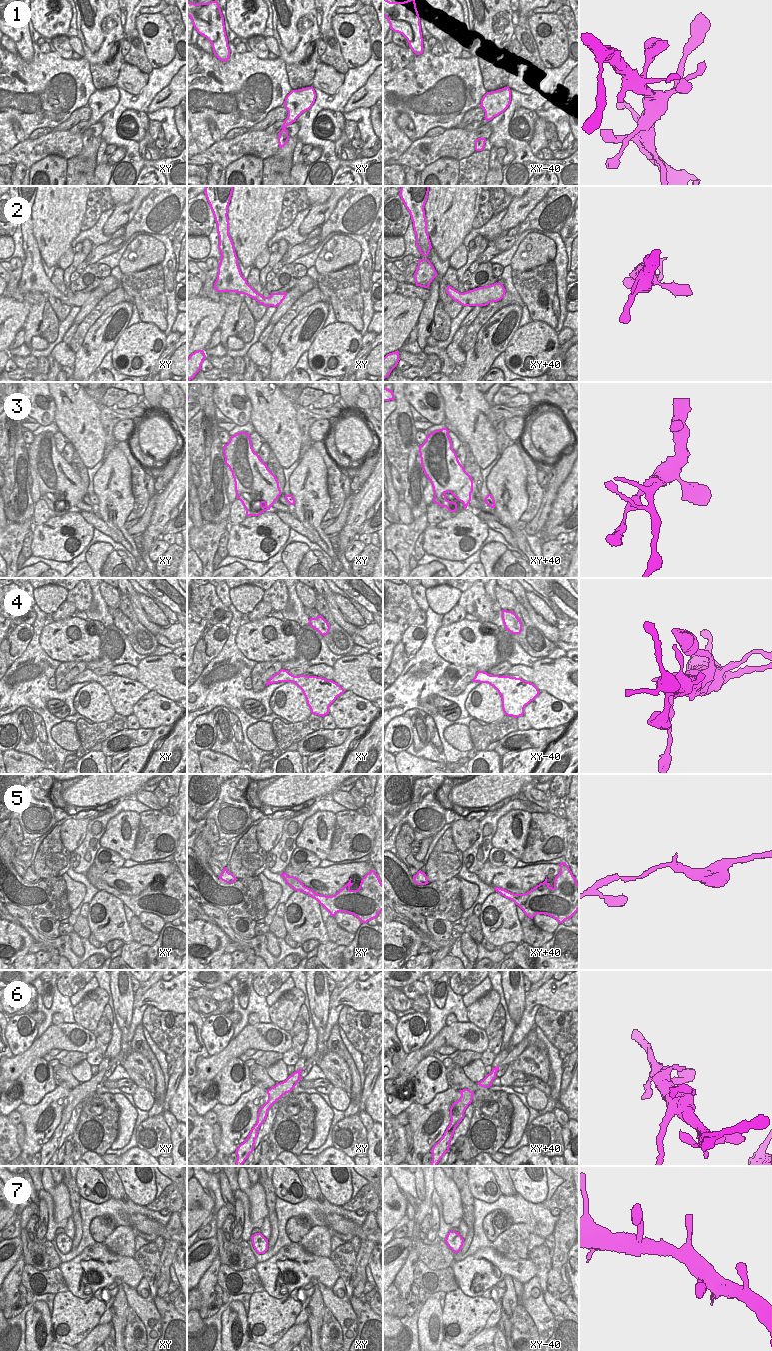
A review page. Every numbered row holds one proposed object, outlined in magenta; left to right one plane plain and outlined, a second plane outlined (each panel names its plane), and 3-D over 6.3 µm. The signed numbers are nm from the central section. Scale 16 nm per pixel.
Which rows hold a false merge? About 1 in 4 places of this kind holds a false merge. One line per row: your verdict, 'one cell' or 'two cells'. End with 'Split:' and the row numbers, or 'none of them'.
1: one cell
2: one cell
3: one cell
4: one cell
5: one cell
6: one cell
7: one cell
Split: none of them

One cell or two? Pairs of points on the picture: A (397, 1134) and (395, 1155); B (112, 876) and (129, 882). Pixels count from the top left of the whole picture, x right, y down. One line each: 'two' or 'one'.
A: one
B: one

